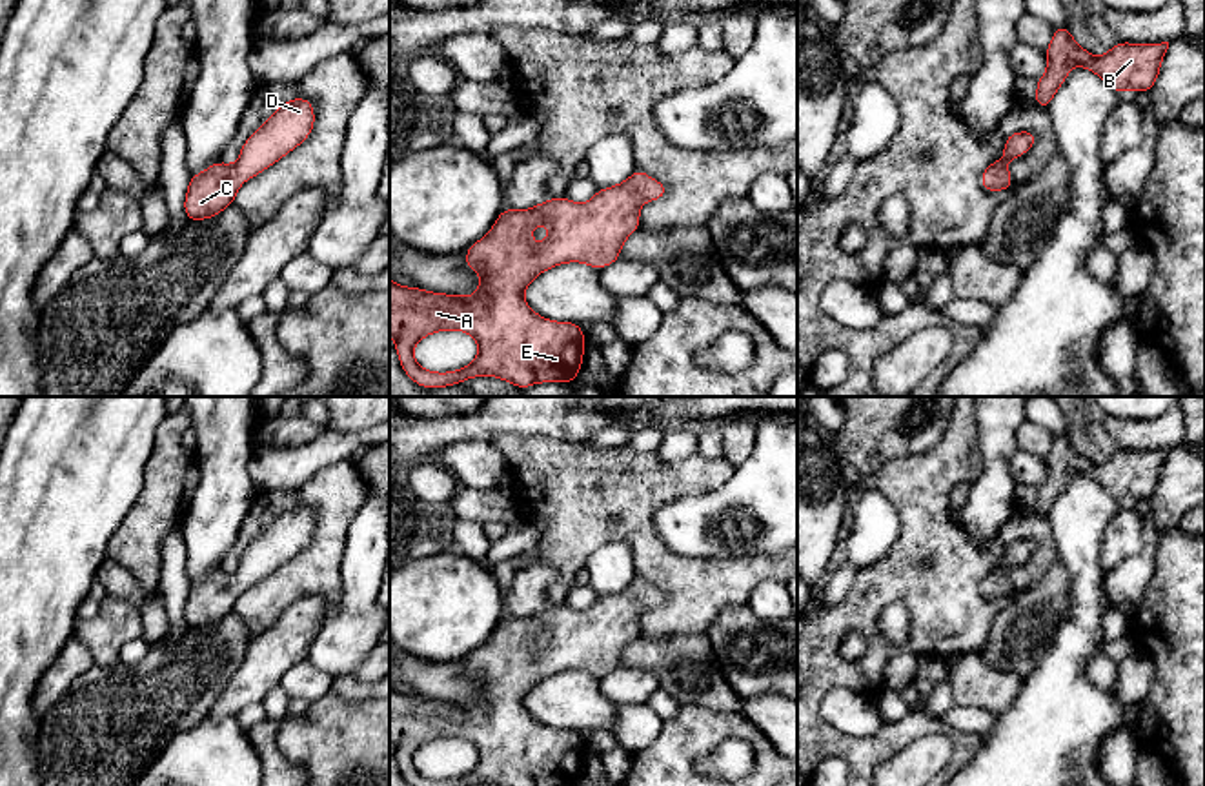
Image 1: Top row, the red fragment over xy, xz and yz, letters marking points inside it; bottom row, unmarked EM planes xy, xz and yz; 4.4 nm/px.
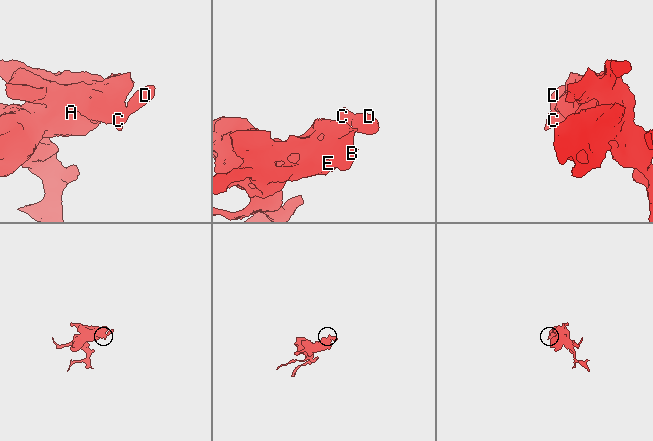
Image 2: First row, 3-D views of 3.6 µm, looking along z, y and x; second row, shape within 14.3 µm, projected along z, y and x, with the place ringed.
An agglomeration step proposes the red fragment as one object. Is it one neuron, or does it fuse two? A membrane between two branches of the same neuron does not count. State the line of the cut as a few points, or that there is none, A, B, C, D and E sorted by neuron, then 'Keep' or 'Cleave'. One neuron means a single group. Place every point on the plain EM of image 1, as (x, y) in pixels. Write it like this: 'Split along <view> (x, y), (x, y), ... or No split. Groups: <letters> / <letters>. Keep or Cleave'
No split. Groups: A B C D E. Keep

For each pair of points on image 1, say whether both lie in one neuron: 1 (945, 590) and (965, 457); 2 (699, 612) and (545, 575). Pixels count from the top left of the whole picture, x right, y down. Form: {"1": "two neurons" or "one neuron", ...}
{"1": "one neuron", "2": "two neurons"}

